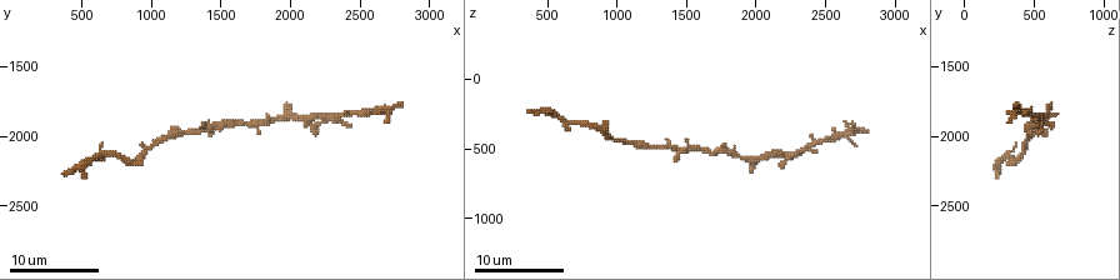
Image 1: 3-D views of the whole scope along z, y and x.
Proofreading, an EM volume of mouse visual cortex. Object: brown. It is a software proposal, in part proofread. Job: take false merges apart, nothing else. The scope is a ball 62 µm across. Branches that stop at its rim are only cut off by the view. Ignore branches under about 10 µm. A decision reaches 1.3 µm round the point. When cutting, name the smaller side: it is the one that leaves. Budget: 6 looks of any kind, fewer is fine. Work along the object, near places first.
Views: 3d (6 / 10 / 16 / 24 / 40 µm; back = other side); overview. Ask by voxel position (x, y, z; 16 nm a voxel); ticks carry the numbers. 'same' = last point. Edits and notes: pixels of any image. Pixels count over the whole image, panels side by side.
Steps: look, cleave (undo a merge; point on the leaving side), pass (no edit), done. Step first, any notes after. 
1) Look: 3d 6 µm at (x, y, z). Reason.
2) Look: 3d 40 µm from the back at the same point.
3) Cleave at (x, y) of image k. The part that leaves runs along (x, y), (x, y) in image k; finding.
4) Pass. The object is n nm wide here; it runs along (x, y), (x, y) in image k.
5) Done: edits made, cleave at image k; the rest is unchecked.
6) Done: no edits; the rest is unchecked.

Look: 3d 10 µm at (1540, 1920, 480). Side arm on a straight run.

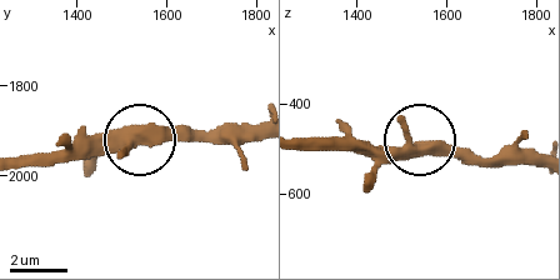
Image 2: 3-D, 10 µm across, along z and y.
Look: 3d 6 µm at (1535, 1910, 490).

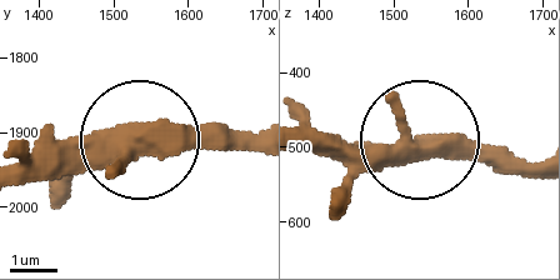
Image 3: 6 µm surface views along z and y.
Pass. It runs along (416, 151), (484, 144), (533, 168) in image 3; one cell here.

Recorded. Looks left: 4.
Look: 3d 16 µm at (1980, 1840, 580). Calibre changes.

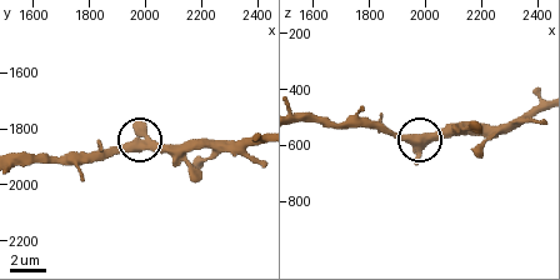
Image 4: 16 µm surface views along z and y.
Pass. All the same cell.

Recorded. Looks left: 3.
Look: 3d 6 µm at (1100, 2000, 460). Calibre changes.

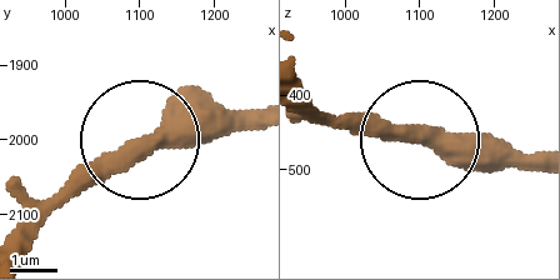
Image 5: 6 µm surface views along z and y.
Pass. It runs along (534, 166), (463, 166), (311, 119) in image 5; continuous, no second cell.

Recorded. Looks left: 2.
Done: no edits; the rest is unchecked.

